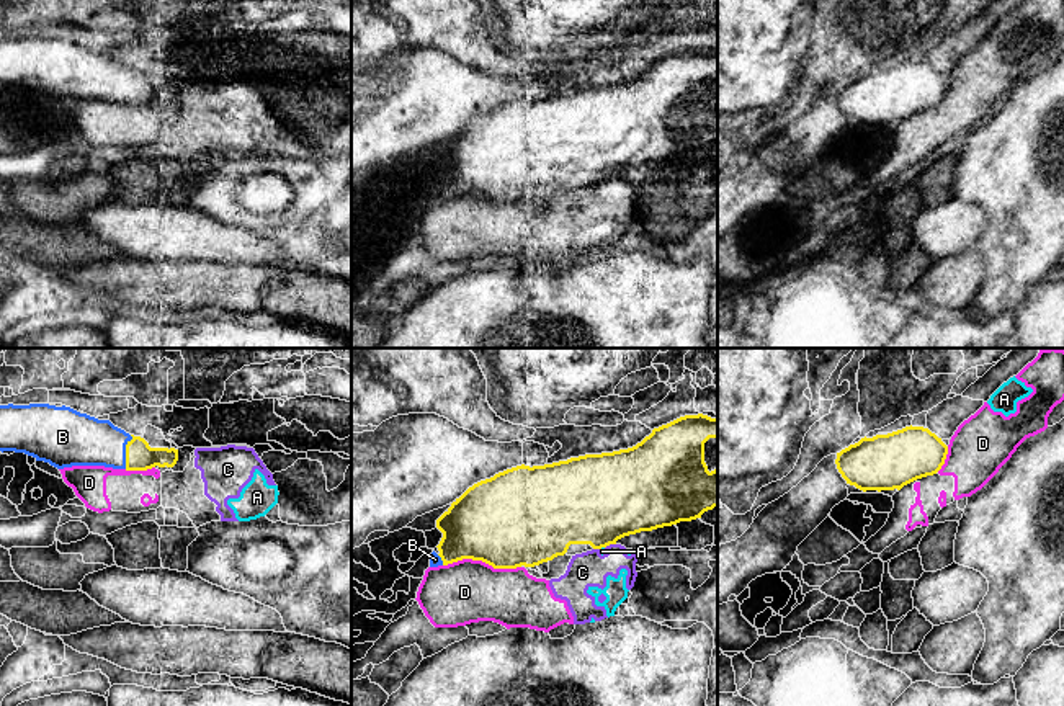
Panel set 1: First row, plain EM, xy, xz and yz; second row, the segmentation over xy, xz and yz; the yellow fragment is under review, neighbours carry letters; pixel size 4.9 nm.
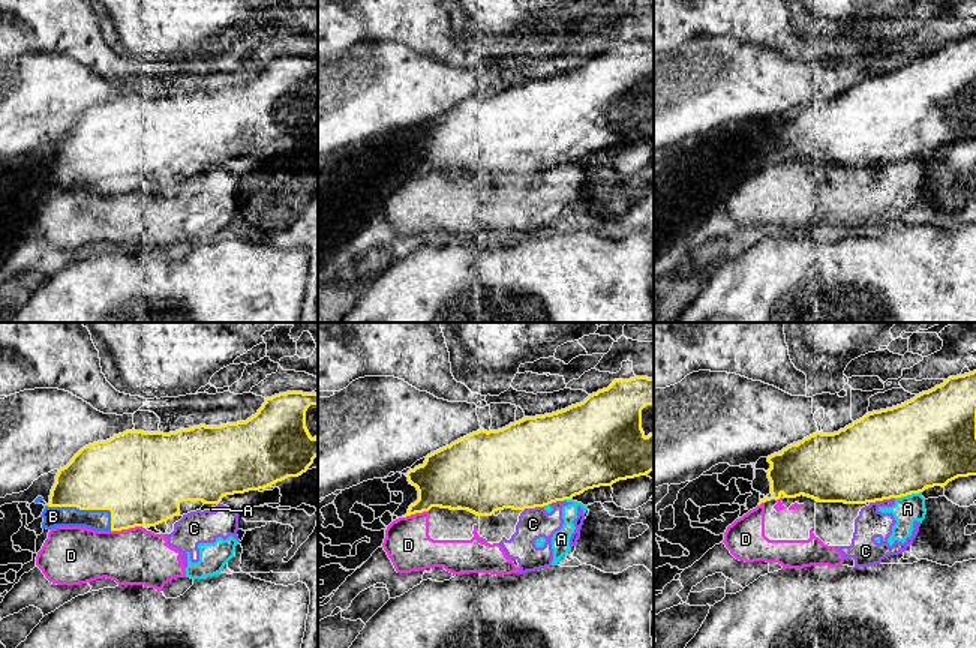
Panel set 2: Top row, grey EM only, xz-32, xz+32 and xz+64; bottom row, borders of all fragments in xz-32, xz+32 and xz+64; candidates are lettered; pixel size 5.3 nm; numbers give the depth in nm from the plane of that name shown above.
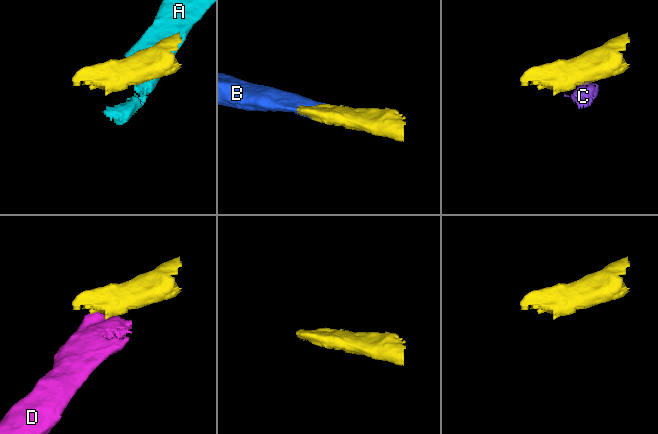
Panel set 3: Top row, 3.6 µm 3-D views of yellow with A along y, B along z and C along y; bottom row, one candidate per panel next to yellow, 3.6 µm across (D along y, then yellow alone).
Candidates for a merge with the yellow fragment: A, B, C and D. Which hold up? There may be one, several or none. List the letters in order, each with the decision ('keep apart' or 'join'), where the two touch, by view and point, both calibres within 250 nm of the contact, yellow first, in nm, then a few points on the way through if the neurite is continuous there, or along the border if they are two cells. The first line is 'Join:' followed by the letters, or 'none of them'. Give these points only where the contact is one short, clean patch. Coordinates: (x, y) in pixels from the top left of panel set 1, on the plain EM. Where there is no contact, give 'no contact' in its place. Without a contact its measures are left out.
Join: B
A: keep apart; contact xz (602, 180); calibres 440 and 30 nm
B: join; contact xy (126, 85); calibres 140 and 260 nm
C: keep apart; contact xz (610, 177); calibres 440 and 180 nm; border xz (615, 177), (605, 182)
D: keep apart; contact xz (482, 195); calibres 460 and 320 nm

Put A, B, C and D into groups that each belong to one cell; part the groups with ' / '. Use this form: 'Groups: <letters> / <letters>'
Groups: A C D / B

